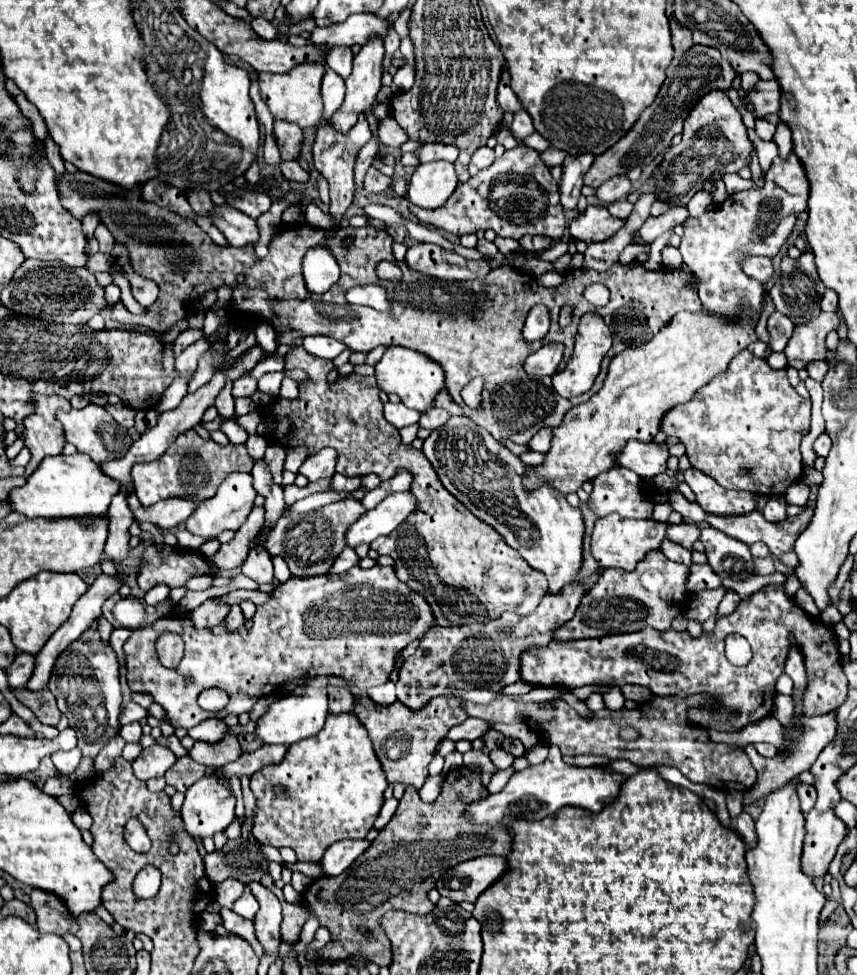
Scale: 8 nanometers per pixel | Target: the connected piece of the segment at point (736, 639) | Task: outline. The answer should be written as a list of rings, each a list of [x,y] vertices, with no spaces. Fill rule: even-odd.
[[[731,634],[725,639],[725,655],[733,665],[744,666],[752,659],[752,650],[745,638]]]

